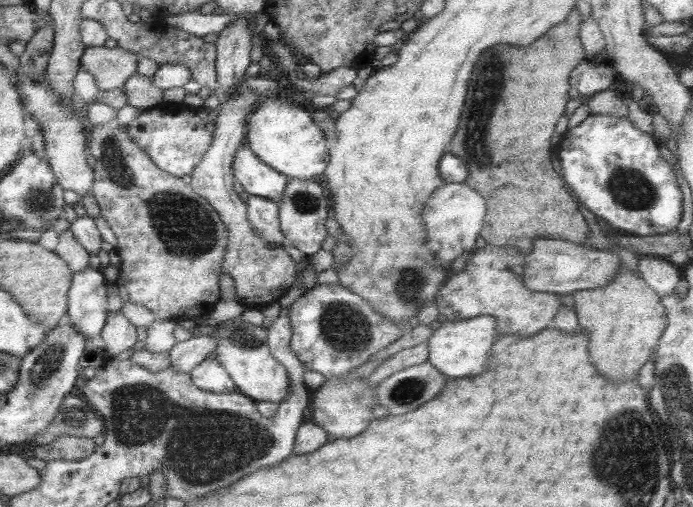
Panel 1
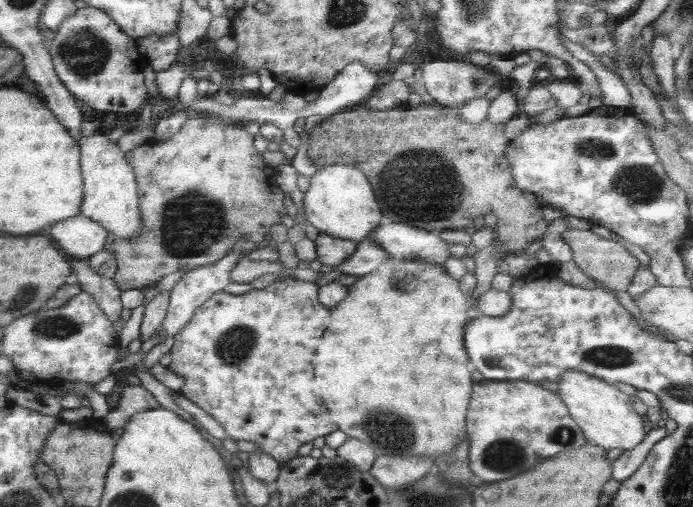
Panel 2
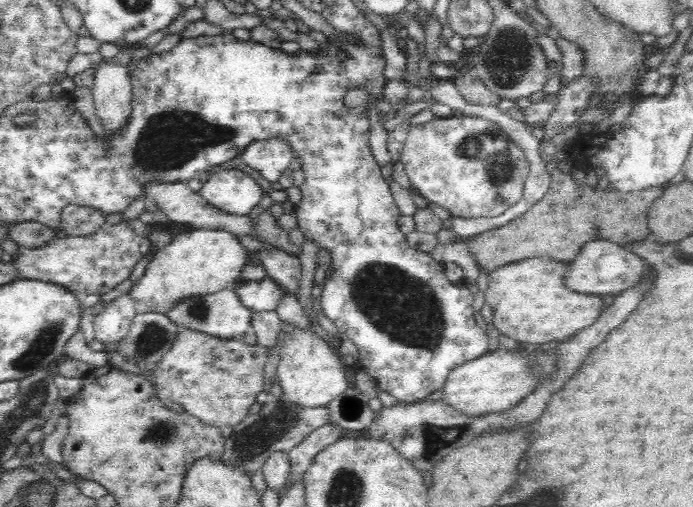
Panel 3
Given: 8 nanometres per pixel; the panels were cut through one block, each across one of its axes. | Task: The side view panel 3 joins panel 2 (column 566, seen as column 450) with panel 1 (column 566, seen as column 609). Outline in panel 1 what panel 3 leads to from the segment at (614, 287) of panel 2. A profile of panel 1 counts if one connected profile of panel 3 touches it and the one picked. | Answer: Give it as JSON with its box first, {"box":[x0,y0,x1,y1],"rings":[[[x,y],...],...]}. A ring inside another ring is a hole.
{"box":[449,8,589,254],"rings":[[[575,8],[563,21],[553,25],[544,35],[535,39],[526,47],[497,44],[477,57],[469,76],[467,96],[461,110],[459,126],[449,142],[449,150],[465,163],[467,176],[465,182],[469,188],[479,192],[485,201],[486,212],[480,236],[487,244],[498,247],[513,247],[524,254],[531,248],[533,240],[559,239],[578,245],[585,243],[589,225],[577,210],[575,200],[565,192],[559,176],[549,164],[551,148],[549,142],[555,140],[555,123],[565,110],[568,96],[569,74],[581,61],[587,59],[578,35],[581,21]]]}

